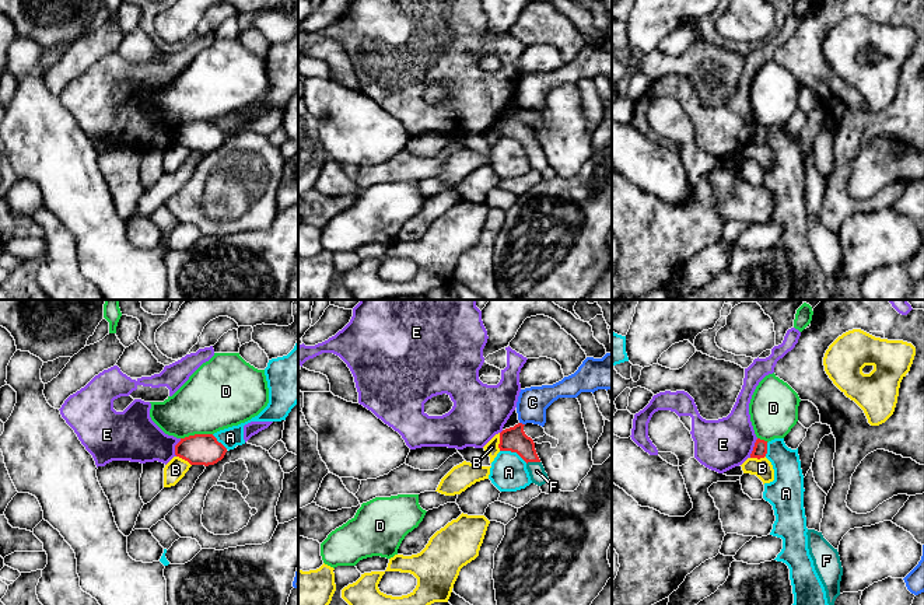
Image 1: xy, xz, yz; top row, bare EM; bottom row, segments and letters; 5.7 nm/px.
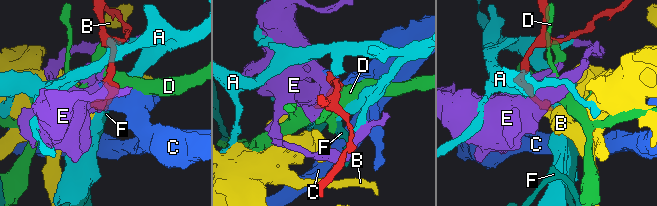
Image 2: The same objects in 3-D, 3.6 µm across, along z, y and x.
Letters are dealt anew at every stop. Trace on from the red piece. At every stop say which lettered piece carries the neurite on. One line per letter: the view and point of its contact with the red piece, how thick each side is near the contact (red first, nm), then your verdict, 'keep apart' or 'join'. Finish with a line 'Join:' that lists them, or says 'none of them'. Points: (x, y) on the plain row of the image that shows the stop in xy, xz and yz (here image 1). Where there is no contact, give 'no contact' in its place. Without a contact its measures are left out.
A: contact xz (514, 137); calibres 140 and 220 nm; keep apart
B: contact xz (500, 128); calibres 140 and 80 nm; keep apart
C: contact xz (521, 109); calibres 140 and 180 nm; keep apart
D: contact xy (196, 121); calibres 180 and 380 nm; keep apart
E: contact yz (753, 135); calibres 80 and 300 nm; keep apart
F: contact xz (532, 147); calibres 140 and 90 nm; join
Join: F

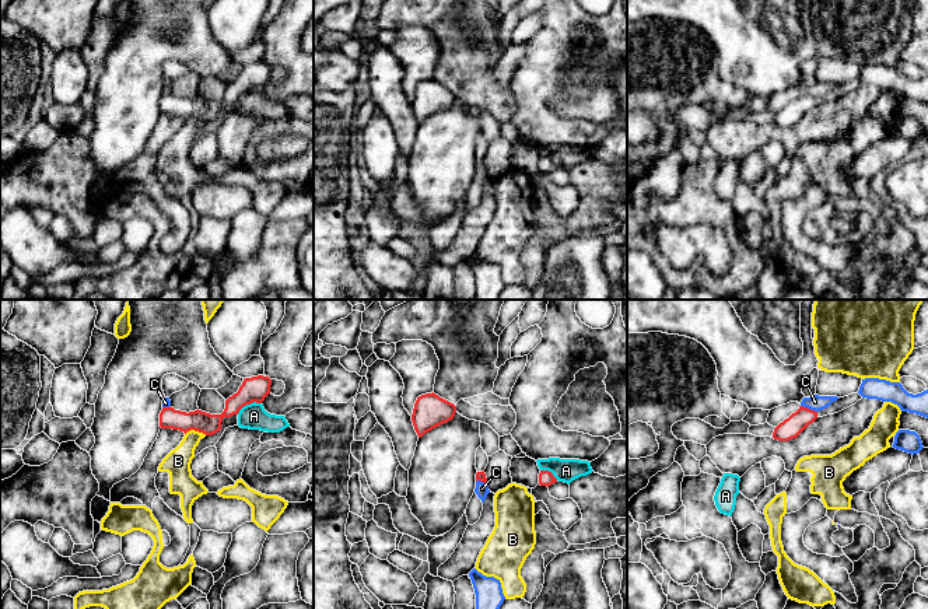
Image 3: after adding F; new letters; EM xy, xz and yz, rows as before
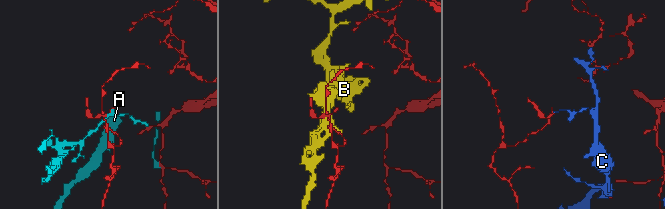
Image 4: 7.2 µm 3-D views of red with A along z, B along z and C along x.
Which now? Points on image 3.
A: contact xy (248, 90); calibres 140 and 150 nm; keep apart
B: contact xy (196, 116); calibres 120 and 150 nm; keep apart
C: contact yz (809, 95); calibres 120 and 90 nm; keep apart
Join: none of them

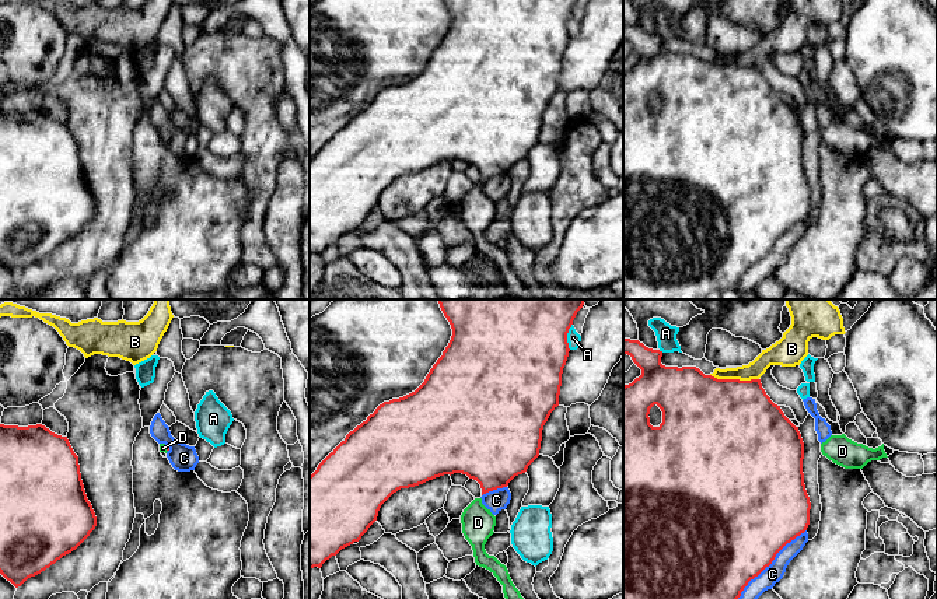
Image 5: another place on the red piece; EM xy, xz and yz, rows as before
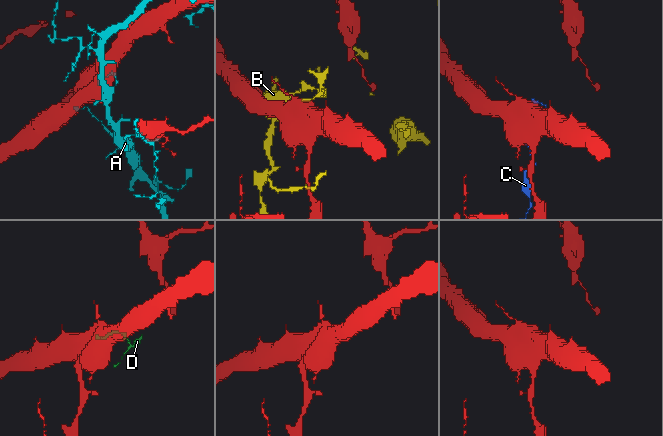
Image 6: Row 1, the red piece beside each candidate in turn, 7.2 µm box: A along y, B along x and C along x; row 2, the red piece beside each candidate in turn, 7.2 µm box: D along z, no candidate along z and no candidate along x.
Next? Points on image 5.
A: contact xz (566, 23); calibres 460 and 80 nm; keep apart
B: contact yz (734, 66); calibres 500 and 100 nm; keep apart
C: contact yz (754, 263); calibres 500 and 120 nm; keep apart
D: contact xy (167, 135); calibres 20 and 50 nm; join
Join: D

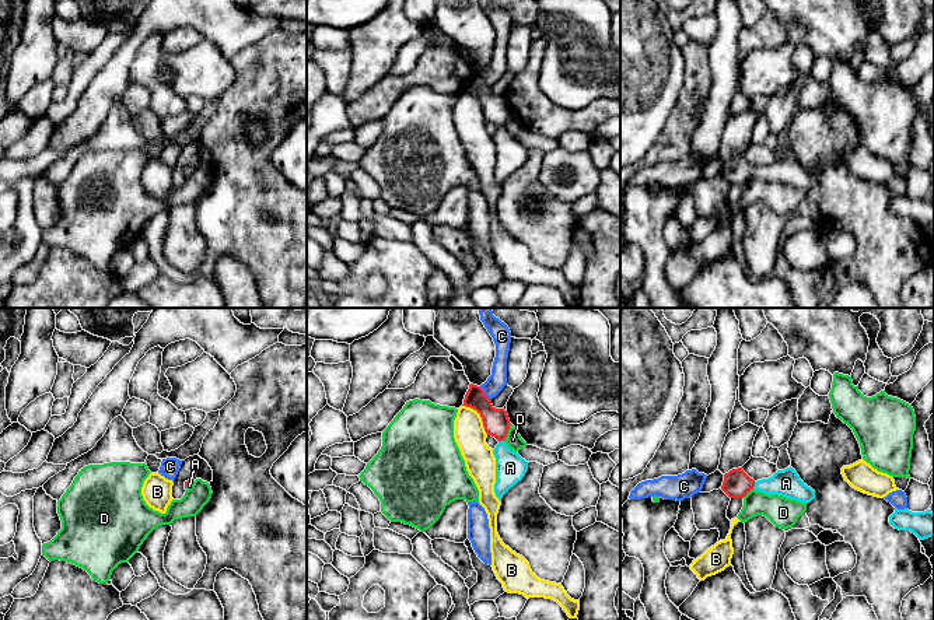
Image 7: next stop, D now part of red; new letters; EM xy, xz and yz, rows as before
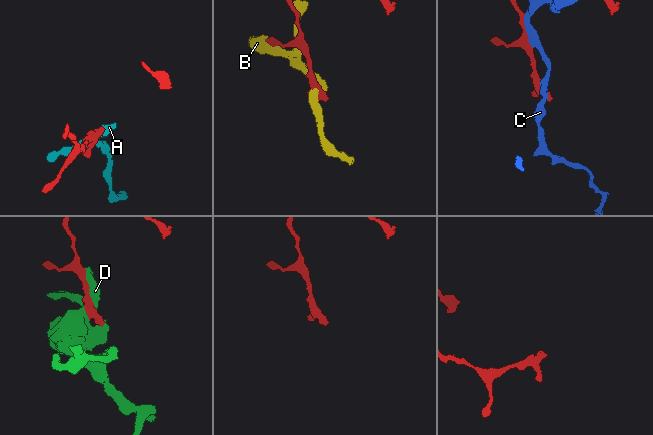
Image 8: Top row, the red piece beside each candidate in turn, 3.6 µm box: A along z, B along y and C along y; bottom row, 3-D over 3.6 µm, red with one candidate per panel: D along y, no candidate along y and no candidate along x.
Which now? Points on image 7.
A: contact yz (754, 172); calibres 160 and 160 nm; join
B: contact xz (481, 102); calibres 150 and 180 nm; keep apart
C: contact xz (483, 80); calibres 150 and 110 nm; keep apart
D: contact xz (507, 118); calibres 150 and 90 nm; keep apart
Join: A

